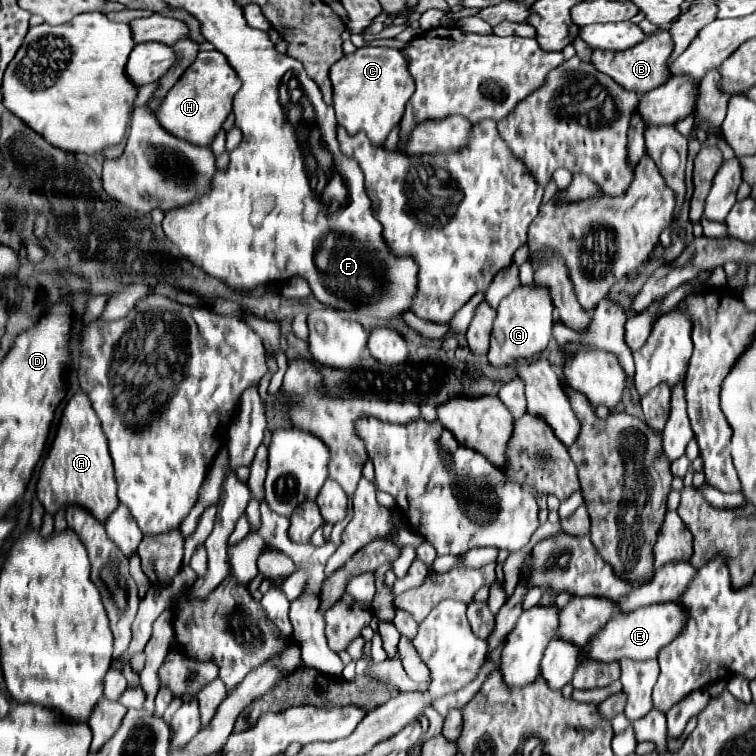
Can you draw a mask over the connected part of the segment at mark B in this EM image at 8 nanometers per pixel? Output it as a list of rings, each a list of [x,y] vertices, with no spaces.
[[[657,30],[653,34],[649,34],[641,44],[629,48],[629,50],[593,50],[593,66],[597,66],[597,70],[601,70],[603,74],[609,74],[617,84],[621,84],[625,90],[633,90],[639,96],[647,94],[649,90],[665,84],[665,80],[669,78],[669,70],[667,70],[667,58],[673,52],[673,44],[671,44],[671,34],[667,30]]]

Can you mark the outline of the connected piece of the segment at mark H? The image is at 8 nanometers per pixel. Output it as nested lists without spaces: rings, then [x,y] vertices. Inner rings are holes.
[[[199,52],[193,64],[183,72],[179,82],[163,99],[156,117],[166,130],[177,138],[185,138],[195,146],[211,146],[213,138],[221,130],[221,124],[231,112],[231,102],[239,86],[241,82],[235,70],[221,52]]]

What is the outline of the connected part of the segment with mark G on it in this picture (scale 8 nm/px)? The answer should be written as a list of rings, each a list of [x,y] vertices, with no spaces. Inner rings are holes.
[[[519,286],[507,298],[501,300],[497,308],[495,326],[491,332],[491,348],[489,348],[489,364],[493,368],[513,366],[519,360],[531,360],[539,356],[547,342],[551,340],[553,328],[553,304],[549,298],[549,290],[543,286]]]

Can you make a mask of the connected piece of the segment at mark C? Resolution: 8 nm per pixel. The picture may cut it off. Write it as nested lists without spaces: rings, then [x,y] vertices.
[[[363,46],[353,54],[345,54],[331,68],[329,76],[333,82],[333,108],[339,126],[345,128],[347,134],[365,132],[375,146],[381,146],[389,132],[401,122],[405,104],[415,90],[415,82],[401,52],[385,46]]]

